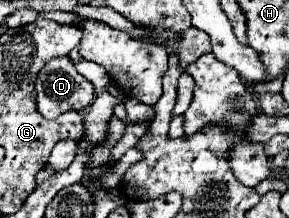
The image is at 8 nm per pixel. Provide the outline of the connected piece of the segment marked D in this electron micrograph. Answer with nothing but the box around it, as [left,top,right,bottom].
[36,57,94,119]

